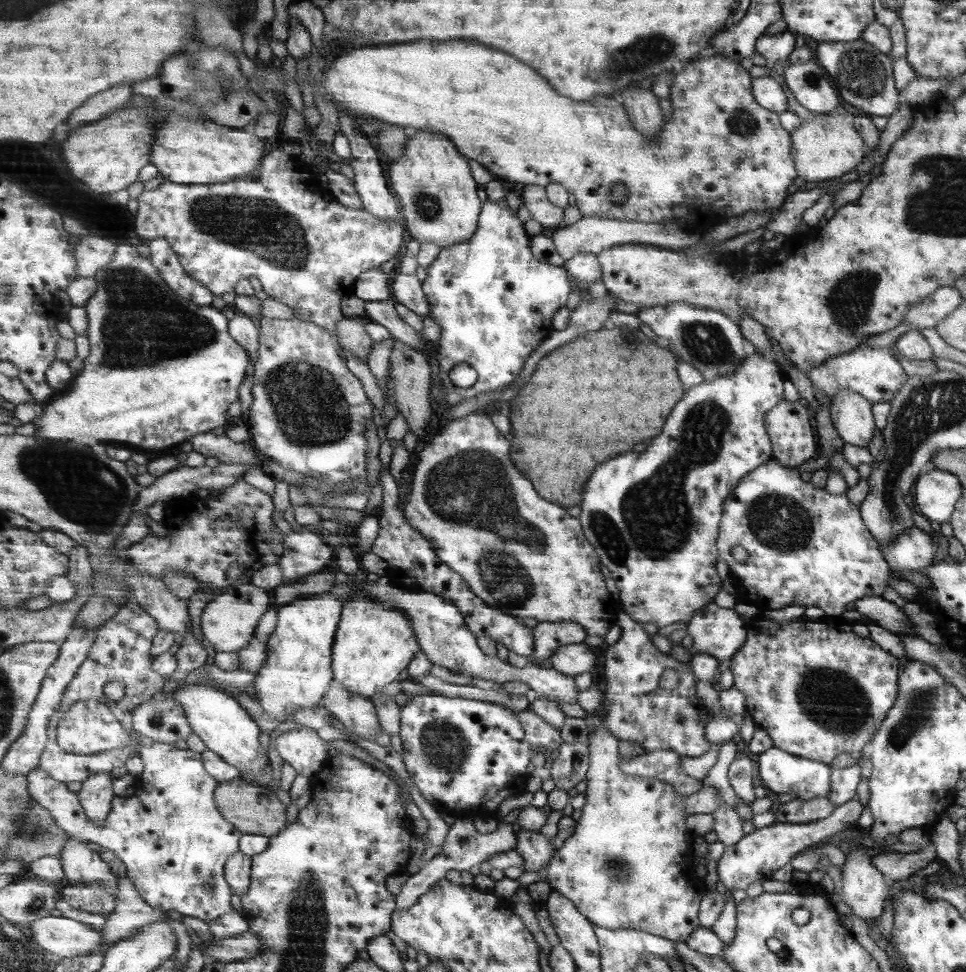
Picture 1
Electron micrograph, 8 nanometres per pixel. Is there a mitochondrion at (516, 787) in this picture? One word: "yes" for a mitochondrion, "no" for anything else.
no

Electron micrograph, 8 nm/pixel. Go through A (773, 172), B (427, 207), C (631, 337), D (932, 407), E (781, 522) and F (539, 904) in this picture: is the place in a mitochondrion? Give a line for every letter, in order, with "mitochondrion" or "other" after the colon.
A: other
B: mitochondrion
C: other
D: mitochondrion
E: mitochondrion
F: other

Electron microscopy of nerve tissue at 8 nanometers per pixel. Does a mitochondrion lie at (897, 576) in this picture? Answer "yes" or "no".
no

